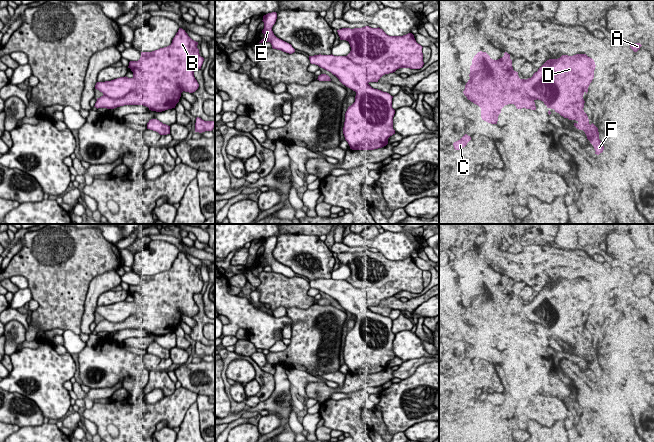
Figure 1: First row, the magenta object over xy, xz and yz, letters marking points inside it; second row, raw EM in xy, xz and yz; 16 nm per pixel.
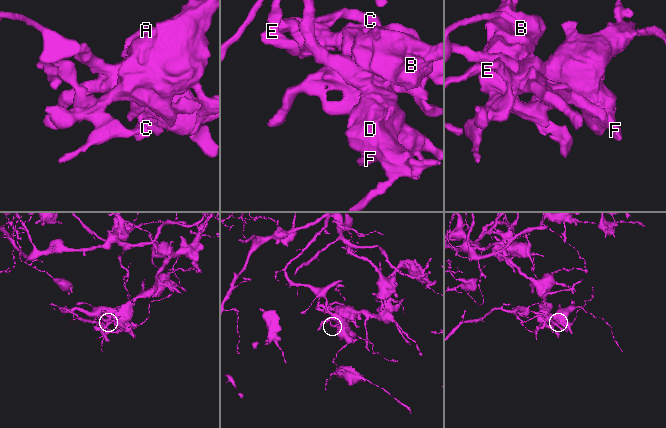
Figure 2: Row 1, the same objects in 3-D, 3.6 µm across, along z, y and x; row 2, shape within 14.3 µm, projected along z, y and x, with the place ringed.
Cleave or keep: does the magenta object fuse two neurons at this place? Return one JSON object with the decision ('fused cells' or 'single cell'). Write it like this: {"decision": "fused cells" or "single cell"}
{"decision": "fused cells"}

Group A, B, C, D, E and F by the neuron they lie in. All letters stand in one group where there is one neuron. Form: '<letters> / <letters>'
A D F / B C E

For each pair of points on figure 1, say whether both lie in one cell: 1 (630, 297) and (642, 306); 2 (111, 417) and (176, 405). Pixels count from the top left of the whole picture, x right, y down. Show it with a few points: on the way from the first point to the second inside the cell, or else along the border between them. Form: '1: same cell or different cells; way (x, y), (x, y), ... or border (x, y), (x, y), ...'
1: same cell; way (633, 300), (639, 303)
2: same cell; way (127, 420), (145, 420), (151, 414), (160, 411)

